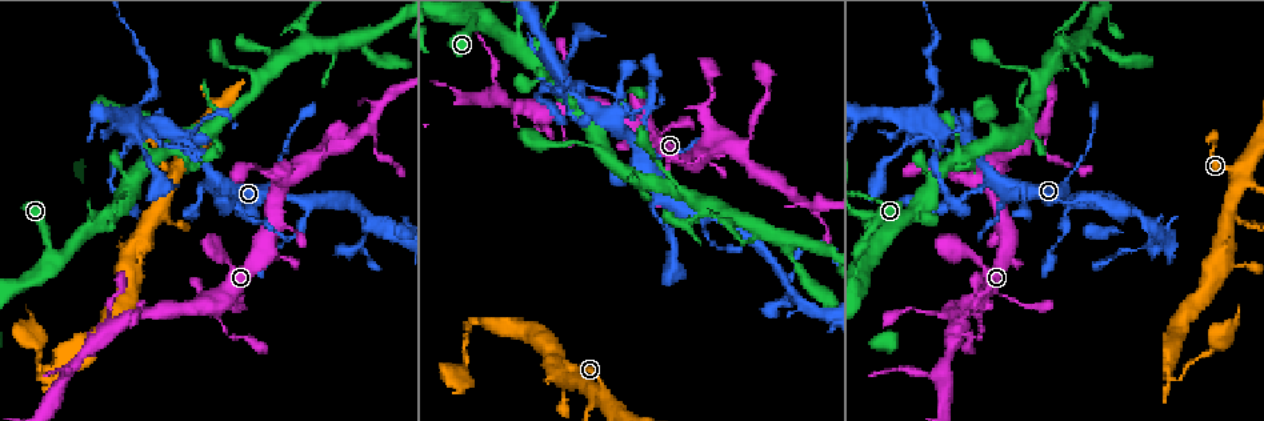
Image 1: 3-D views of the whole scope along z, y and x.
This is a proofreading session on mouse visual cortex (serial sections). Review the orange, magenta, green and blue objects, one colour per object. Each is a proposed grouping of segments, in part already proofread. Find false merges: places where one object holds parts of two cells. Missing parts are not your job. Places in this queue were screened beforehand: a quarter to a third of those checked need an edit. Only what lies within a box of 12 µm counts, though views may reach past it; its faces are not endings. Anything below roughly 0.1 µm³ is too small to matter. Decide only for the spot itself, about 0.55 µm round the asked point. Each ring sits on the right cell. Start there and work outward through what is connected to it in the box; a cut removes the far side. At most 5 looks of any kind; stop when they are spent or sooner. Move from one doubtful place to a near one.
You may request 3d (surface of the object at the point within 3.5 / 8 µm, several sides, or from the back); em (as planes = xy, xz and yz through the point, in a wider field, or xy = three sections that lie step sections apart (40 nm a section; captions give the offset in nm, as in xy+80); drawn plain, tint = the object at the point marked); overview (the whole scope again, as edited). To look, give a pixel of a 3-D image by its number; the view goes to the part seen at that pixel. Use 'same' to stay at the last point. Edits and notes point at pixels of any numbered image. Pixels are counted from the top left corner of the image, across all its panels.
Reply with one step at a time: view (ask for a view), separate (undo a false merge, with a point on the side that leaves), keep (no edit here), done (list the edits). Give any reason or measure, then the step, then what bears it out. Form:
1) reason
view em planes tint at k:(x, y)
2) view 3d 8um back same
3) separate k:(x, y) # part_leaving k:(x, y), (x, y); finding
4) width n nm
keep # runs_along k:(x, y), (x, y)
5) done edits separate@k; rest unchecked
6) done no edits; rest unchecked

three arms meet
view 3d 8um back at 1:(289, 179)

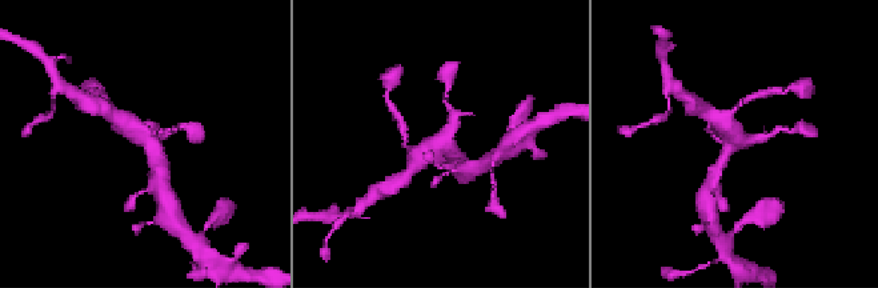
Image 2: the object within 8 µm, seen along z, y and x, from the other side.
now the EM
view em xy step 3 tint at 2:(144, 138)

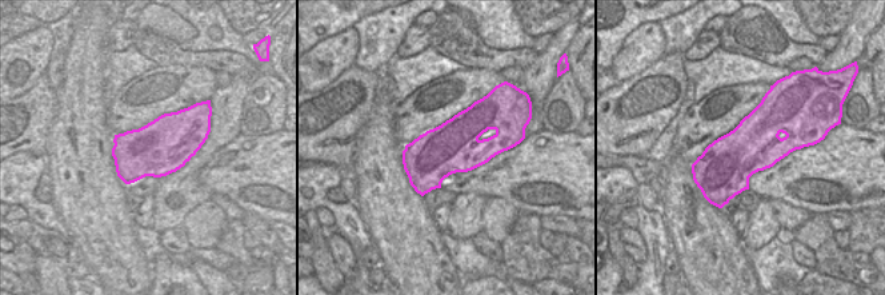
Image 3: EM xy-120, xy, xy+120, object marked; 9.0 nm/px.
keep # runs_along 2:(160, 170), (149, 142), (117, 118); one cell here

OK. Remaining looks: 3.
view 3d 8um at 1:(936, 90)

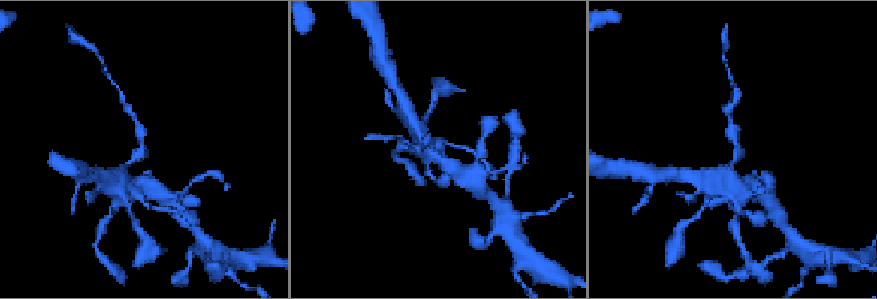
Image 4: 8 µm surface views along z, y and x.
arm_widths 250, 250 nm
view em xy step 1 tint at 4:(144, 151)

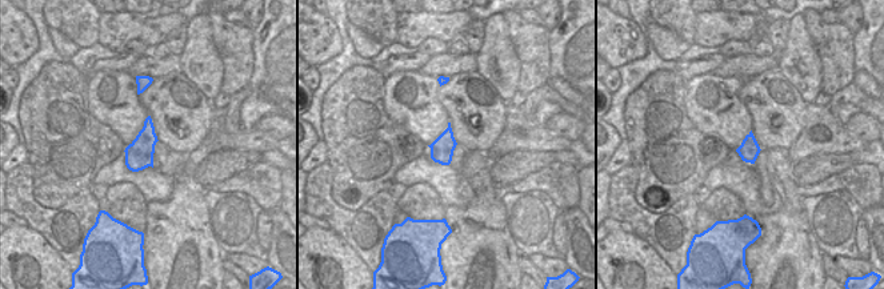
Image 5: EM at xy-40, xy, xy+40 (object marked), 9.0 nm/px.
keep # runs_along 4:(125, 183), (124, 168), (141, 152), (135, 116); all the same cell

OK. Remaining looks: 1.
done no edits; rest unchecked

